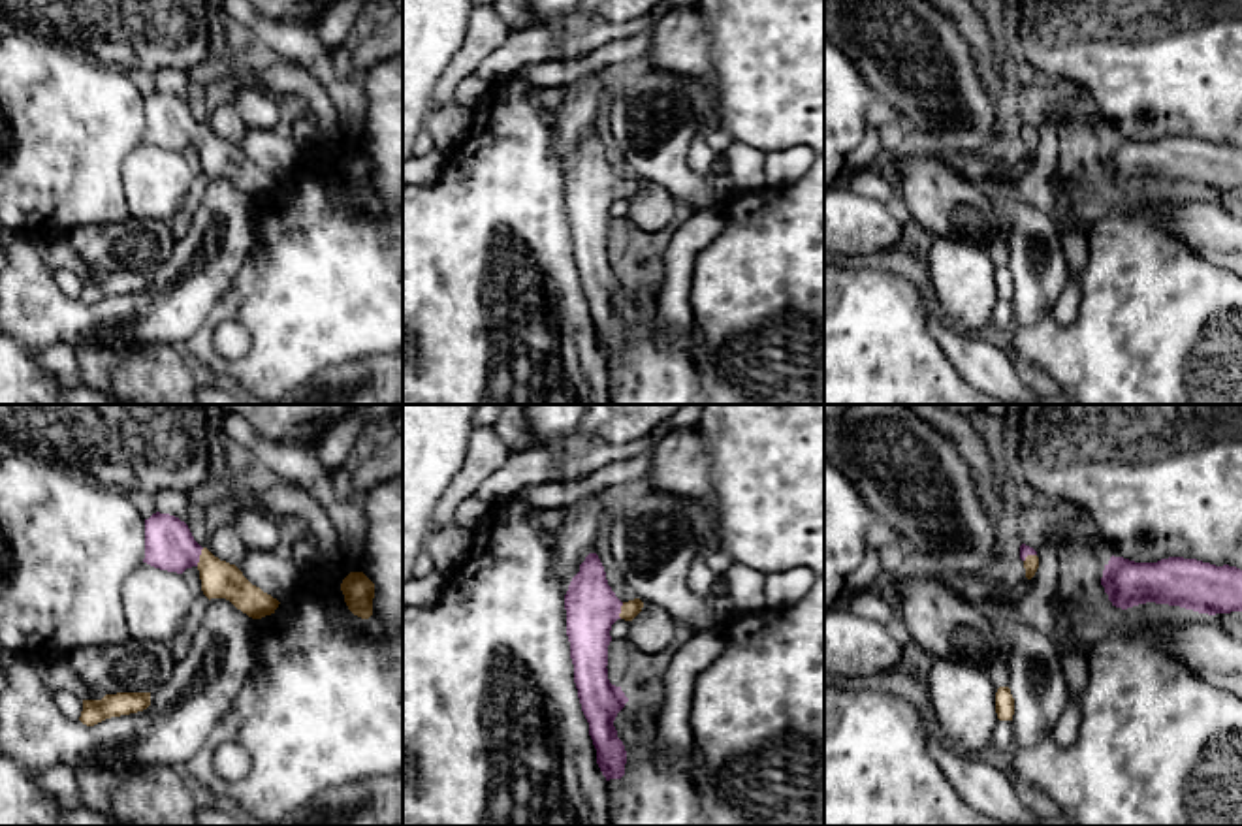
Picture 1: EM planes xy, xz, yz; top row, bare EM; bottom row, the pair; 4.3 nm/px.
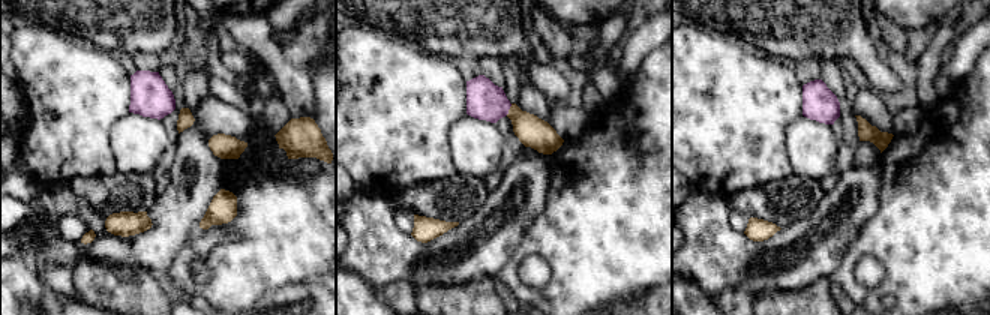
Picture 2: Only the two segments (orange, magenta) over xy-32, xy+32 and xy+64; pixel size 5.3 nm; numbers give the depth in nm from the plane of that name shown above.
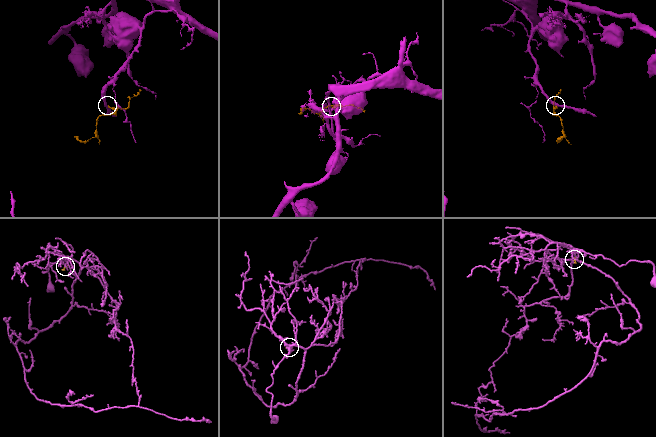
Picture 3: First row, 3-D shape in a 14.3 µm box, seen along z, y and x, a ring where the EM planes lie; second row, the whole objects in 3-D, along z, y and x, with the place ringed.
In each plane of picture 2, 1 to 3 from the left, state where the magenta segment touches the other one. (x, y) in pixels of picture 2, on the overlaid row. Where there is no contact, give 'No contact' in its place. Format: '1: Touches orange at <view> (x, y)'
1: No contact
2: Touches orange at xy+32 (509, 110)
3: No contact

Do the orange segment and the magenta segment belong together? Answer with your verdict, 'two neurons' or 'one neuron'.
one neuron

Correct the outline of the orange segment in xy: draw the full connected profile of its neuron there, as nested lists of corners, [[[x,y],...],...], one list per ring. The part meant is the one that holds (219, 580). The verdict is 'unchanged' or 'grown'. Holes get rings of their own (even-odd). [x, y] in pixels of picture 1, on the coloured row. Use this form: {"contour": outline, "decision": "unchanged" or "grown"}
{"contour": [[[152,514],[145,519],[143,563],[183,574],[186,568],[199,570],[201,591],[211,598],[226,598],[252,619],[275,613],[279,600],[252,585],[243,572],[201,548],[188,525],[169,514]]], "decision": "grown"}

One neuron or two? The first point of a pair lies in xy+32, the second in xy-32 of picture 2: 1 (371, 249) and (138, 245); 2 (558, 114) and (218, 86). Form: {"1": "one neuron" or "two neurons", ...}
{"1": "one neuron", "2": "two neurons"}

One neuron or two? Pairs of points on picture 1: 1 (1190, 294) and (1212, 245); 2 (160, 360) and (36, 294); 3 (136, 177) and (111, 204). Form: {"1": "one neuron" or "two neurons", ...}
{"1": "two neurons", "2": "two neurons", "3": "two neurons"}

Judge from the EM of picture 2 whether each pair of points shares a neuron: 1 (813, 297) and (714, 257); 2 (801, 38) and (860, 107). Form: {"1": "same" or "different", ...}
{"1": "different", "2": "different"}

